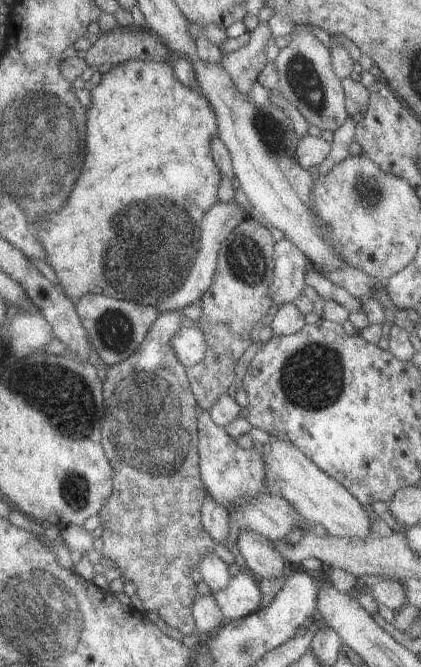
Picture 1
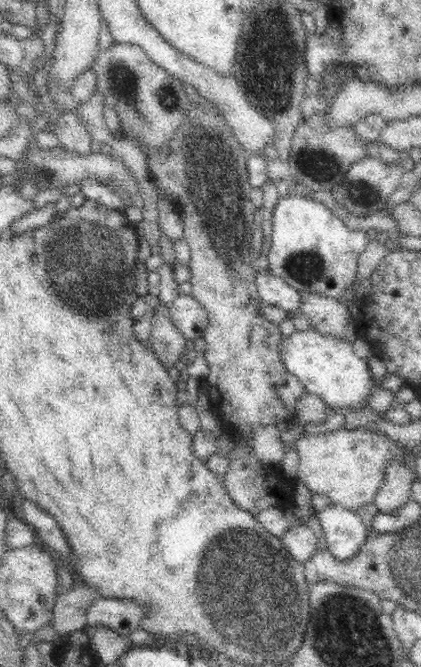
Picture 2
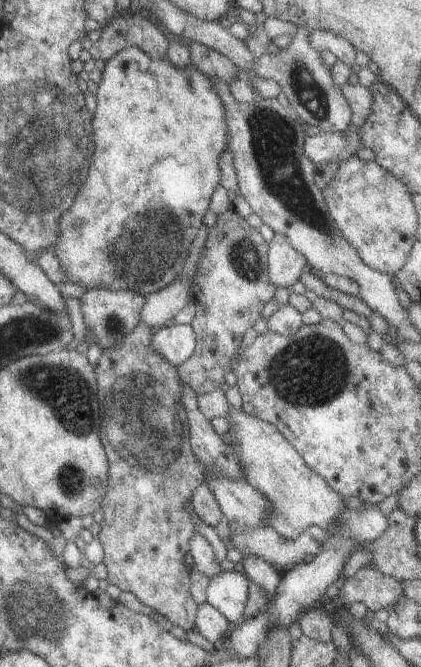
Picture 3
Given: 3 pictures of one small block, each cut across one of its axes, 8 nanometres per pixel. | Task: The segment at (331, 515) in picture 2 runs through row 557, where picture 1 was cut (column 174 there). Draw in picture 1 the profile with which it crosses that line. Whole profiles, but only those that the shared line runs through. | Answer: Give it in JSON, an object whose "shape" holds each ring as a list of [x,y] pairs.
{"shape":[[[195,326],[191,328],[179,328],[171,340],[169,346],[173,350],[173,354],[177,356],[179,364],[189,368],[193,364],[197,364],[201,358],[205,358],[205,338],[203,332]]]}

